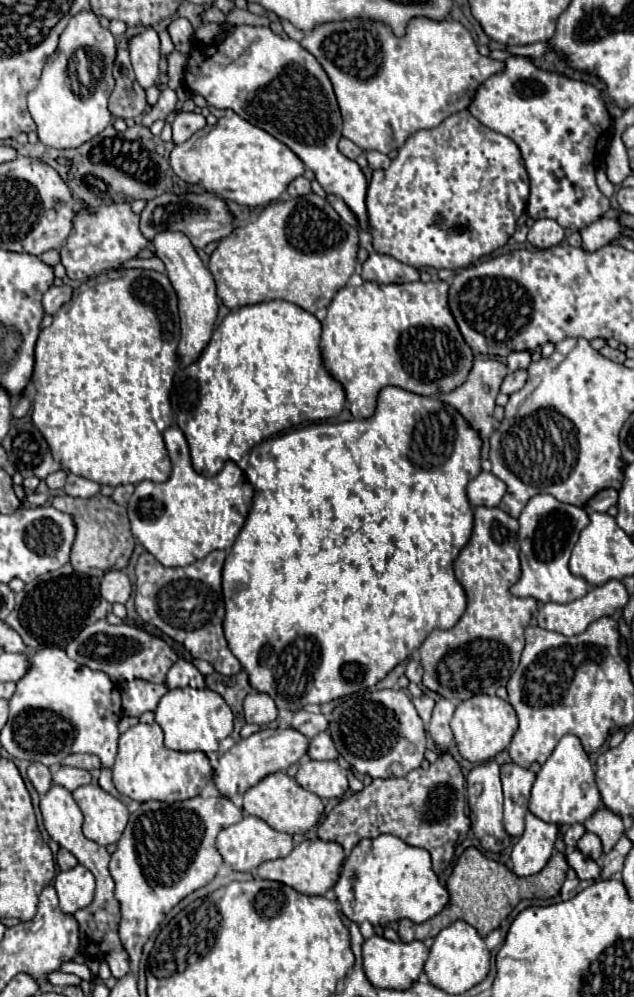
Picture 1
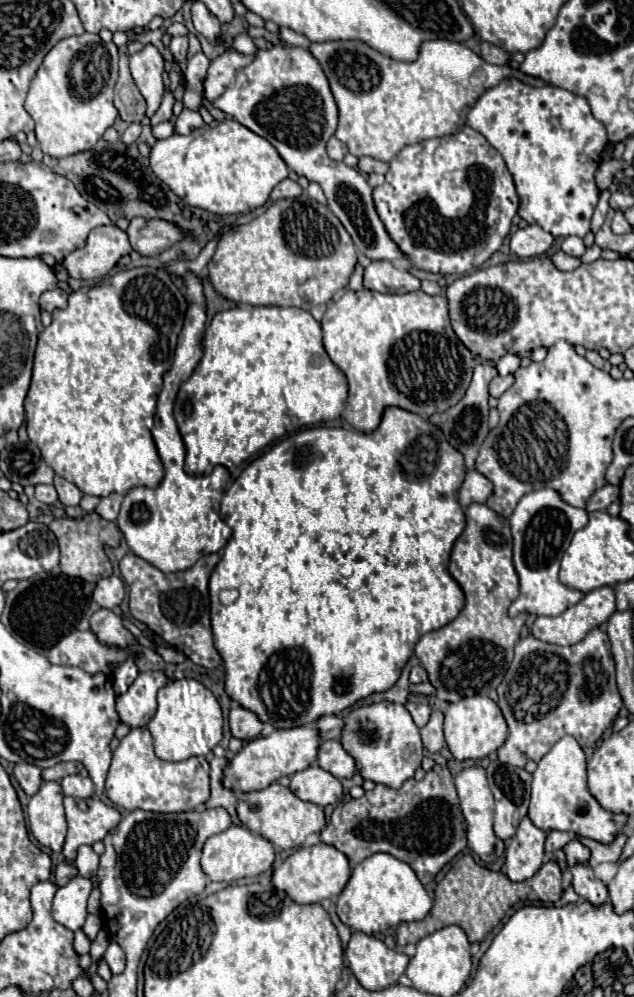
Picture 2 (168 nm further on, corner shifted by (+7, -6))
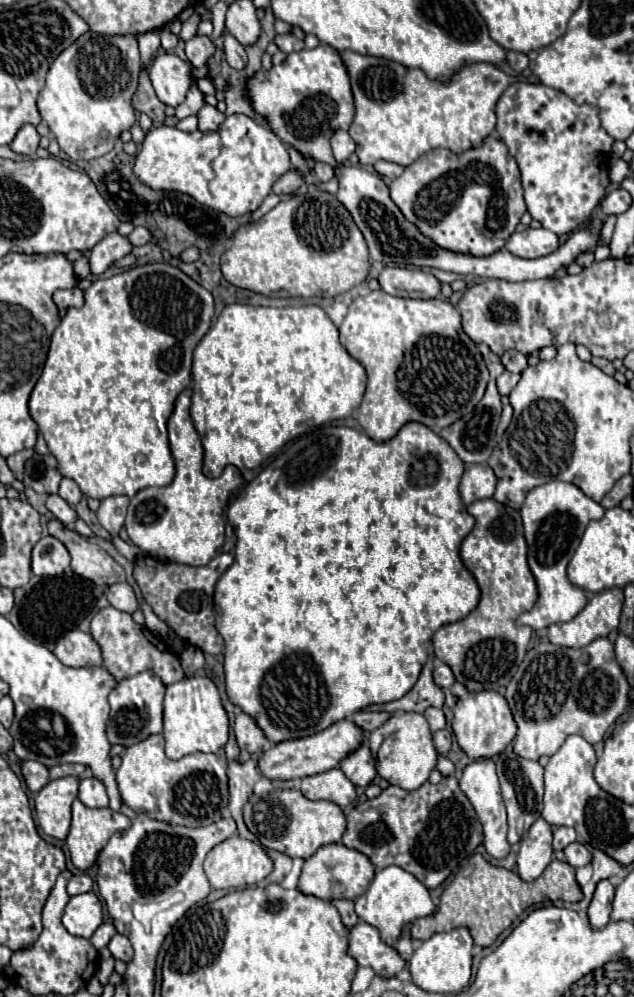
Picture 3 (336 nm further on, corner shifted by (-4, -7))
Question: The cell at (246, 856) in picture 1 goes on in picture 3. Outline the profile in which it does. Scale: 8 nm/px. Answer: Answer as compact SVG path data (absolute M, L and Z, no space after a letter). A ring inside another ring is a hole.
M239 834L223 840L217 844L205 858L205 874L213 888L237 888L237 886L253 886L261 880L265 880L273 870L271 856L263 850L261 844L241 838Z

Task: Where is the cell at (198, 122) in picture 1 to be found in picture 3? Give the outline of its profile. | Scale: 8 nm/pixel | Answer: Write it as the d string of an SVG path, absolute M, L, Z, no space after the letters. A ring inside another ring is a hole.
M203 106L199 112L197 112L197 118L199 118L199 130L201 132L209 132L209 130L217 130L221 126L221 122L225 120L225 114L221 114L215 106Z

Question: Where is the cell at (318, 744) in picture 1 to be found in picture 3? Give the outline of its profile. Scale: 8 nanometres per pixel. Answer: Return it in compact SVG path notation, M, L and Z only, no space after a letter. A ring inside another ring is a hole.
M363 740L363 744L359 748L355 748L351 754L347 754L339 762L339 768L355 786L363 786L363 788L369 786L373 782L373 778L377 776L375 760L373 760L365 740Z

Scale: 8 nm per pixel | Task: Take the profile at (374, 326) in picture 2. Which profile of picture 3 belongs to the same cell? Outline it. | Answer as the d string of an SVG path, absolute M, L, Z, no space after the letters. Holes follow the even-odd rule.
M383 290L369 292L351 302L349 312L339 326L339 338L345 350L363 364L367 372L367 392L359 406L357 422L375 442L393 438L405 422L421 422L429 428L447 428L467 412L471 412L485 394L489 372L479 348L465 336L461 314L441 298L411 300L397 298Z

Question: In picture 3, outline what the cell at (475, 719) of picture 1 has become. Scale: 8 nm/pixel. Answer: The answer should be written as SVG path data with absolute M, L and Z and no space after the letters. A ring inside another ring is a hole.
M493 690L469 694L465 700L459 700L455 704L455 718L451 724L453 724L453 734L457 738L457 744L471 760L491 758L503 752L517 734L517 724L511 716L507 700Z

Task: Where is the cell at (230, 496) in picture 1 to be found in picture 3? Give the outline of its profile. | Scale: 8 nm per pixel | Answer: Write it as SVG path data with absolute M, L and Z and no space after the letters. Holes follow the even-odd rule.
M185 388L177 396L173 414L167 420L171 454L177 468L173 482L165 488L139 490L131 498L125 528L131 542L147 556L187 566L203 566L225 546L225 508L229 498L237 492L237 488L241 488L243 478L235 466L227 466L219 478L207 478L201 474L203 448L189 418L189 406L191 388Z

